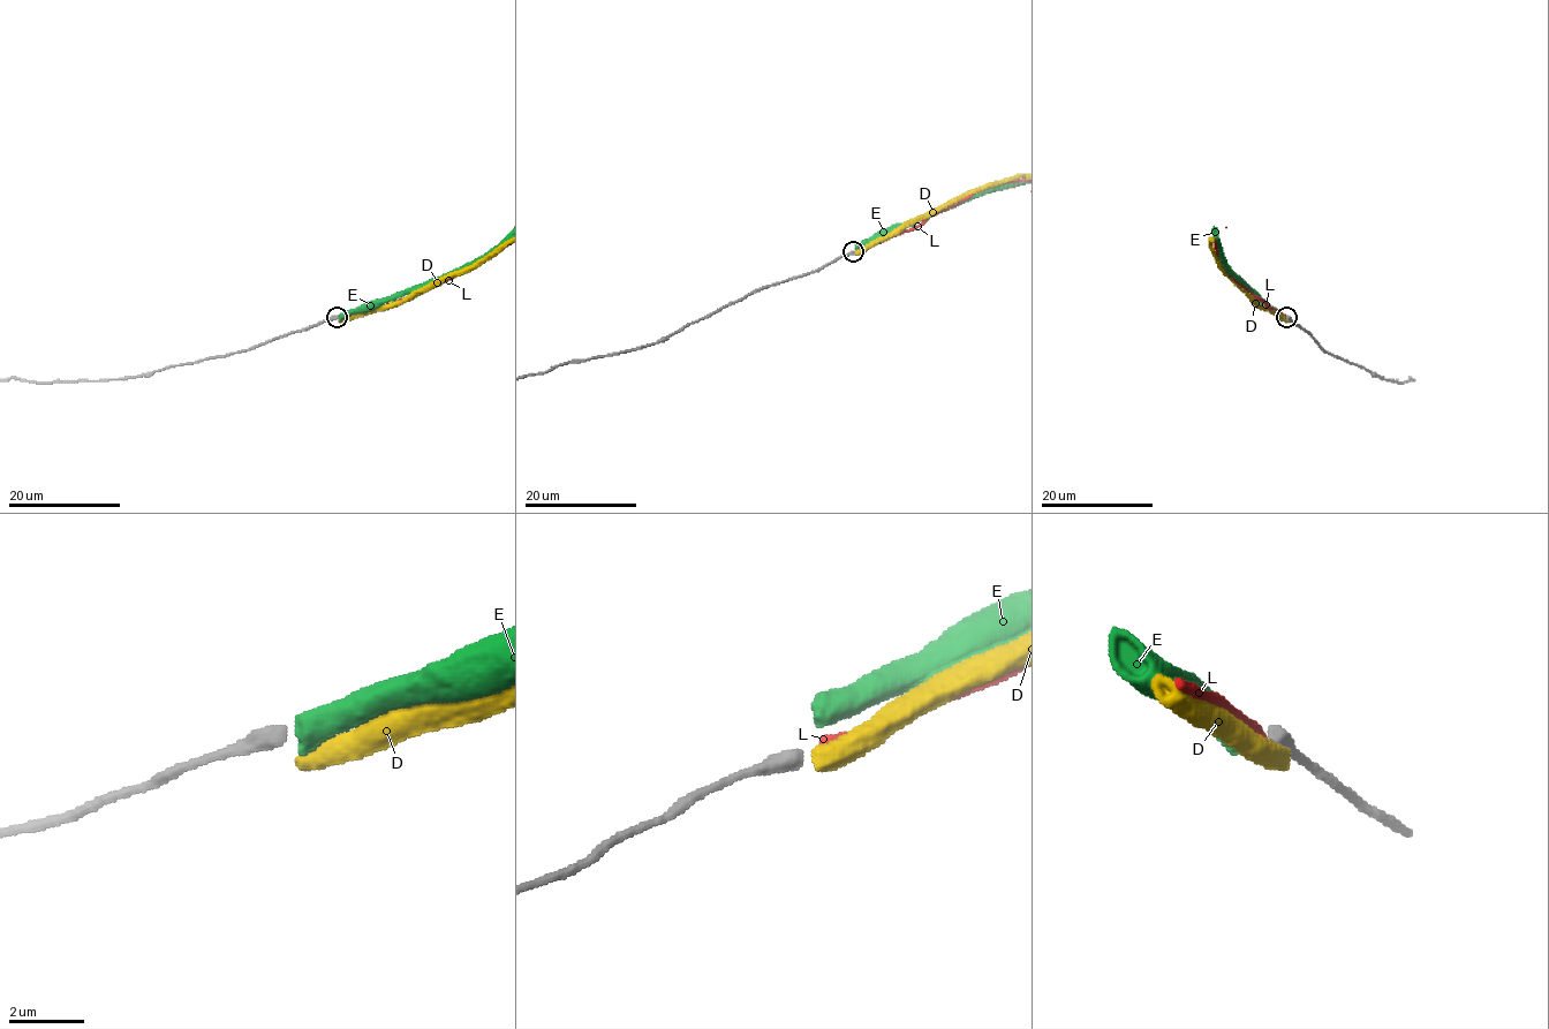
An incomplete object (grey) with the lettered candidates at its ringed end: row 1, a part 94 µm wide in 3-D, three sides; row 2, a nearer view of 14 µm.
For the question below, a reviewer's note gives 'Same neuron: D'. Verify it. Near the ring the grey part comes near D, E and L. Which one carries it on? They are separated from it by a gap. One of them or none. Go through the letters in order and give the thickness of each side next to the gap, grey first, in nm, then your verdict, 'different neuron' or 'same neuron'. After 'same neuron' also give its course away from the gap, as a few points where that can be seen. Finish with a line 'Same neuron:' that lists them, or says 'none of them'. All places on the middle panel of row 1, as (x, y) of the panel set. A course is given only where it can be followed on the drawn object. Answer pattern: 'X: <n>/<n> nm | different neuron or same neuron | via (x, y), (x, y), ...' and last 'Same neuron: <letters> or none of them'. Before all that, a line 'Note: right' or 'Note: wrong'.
Note: wrong
D: 480/650 nm | different neuron
E: 480/600 nm | different neuron
L: 480/280 nm | same neuron
Same neuron: L

